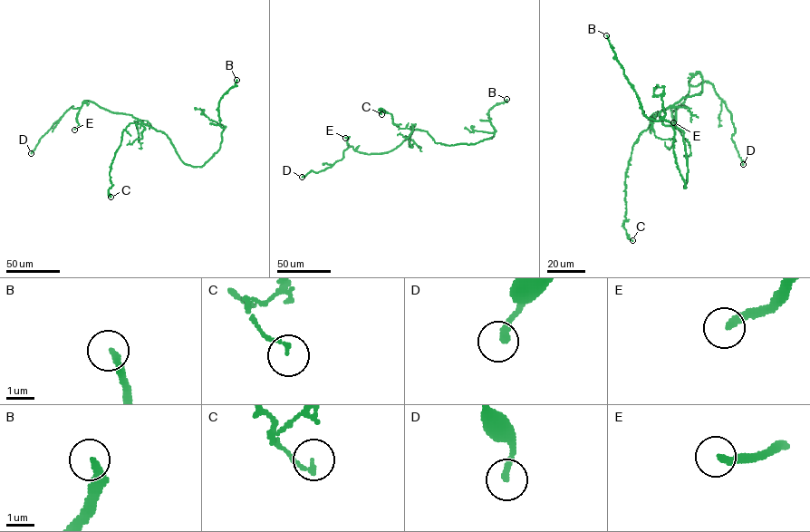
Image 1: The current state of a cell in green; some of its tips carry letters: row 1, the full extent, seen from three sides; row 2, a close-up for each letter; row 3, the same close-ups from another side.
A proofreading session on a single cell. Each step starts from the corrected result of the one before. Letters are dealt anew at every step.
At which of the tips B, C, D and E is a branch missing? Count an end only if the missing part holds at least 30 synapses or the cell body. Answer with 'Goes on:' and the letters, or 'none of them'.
Goes on: B

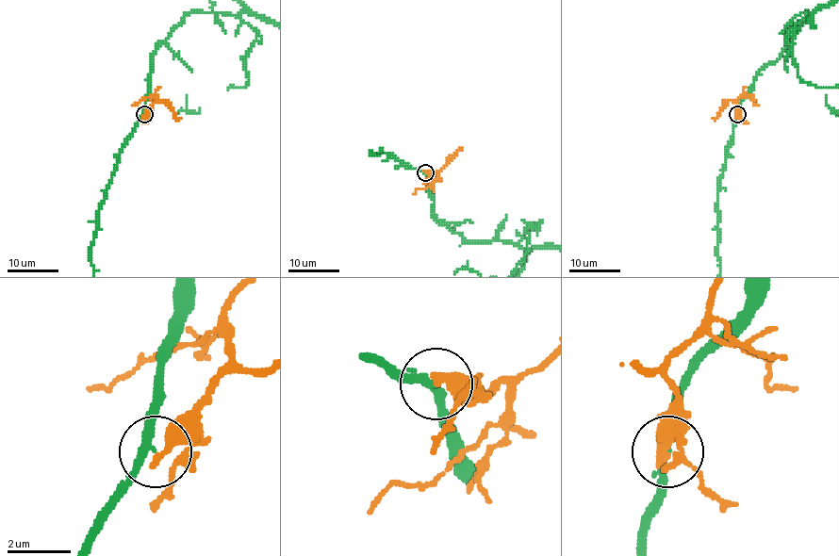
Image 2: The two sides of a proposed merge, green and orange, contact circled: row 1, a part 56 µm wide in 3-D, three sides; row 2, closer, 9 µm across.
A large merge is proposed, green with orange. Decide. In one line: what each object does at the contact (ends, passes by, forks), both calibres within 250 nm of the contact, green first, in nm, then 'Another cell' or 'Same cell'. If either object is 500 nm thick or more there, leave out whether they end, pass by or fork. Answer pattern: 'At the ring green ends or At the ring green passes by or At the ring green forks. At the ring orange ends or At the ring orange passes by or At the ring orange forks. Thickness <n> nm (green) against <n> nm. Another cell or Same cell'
At the ring green passes by. At the ring orange ends. Thickness 240 nm (green) against 320 nm. Another cell

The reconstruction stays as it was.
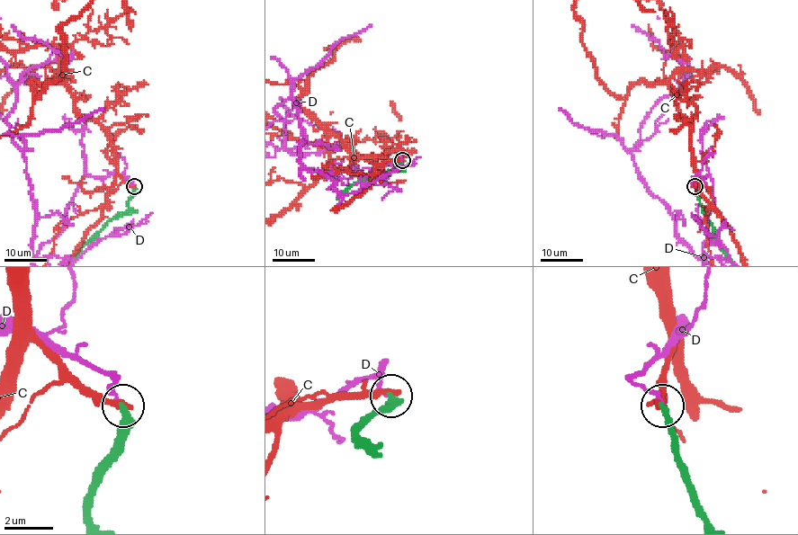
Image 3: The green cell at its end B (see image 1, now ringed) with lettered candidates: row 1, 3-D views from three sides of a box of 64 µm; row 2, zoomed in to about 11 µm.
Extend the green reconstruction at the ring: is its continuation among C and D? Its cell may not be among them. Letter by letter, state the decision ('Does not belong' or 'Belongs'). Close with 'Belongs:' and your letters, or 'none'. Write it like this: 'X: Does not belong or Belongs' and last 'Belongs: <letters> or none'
C: Does not belong
D: Does not belong
Belongs: none

